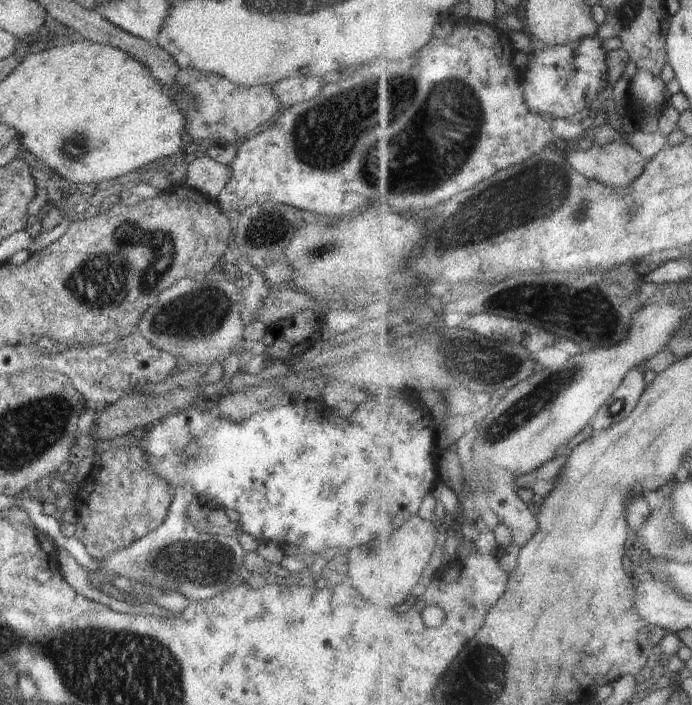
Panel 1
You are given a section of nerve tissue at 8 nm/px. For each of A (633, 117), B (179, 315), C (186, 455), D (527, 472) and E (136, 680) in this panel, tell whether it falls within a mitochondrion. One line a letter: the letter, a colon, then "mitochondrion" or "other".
A: other
B: mitochondrion
C: mitochondrion
D: other
E: mitochondrion

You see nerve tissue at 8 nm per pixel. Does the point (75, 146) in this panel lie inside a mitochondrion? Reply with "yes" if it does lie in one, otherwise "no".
yes

